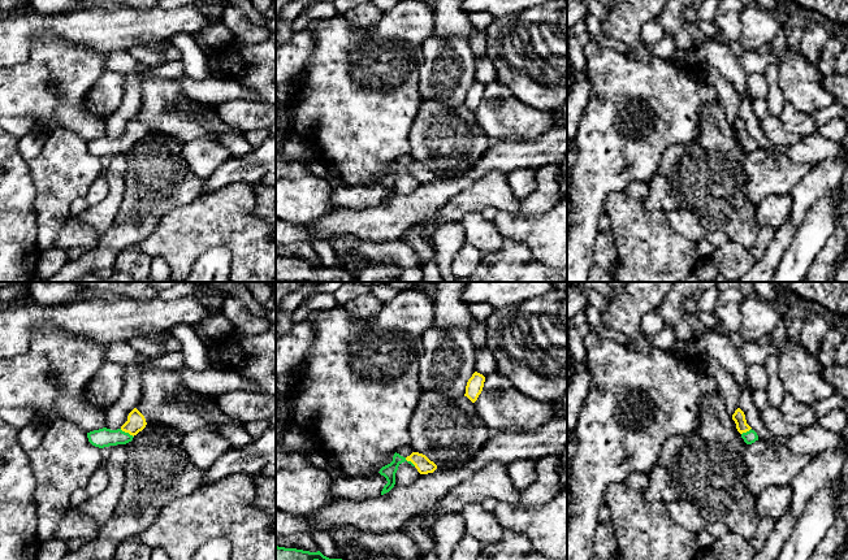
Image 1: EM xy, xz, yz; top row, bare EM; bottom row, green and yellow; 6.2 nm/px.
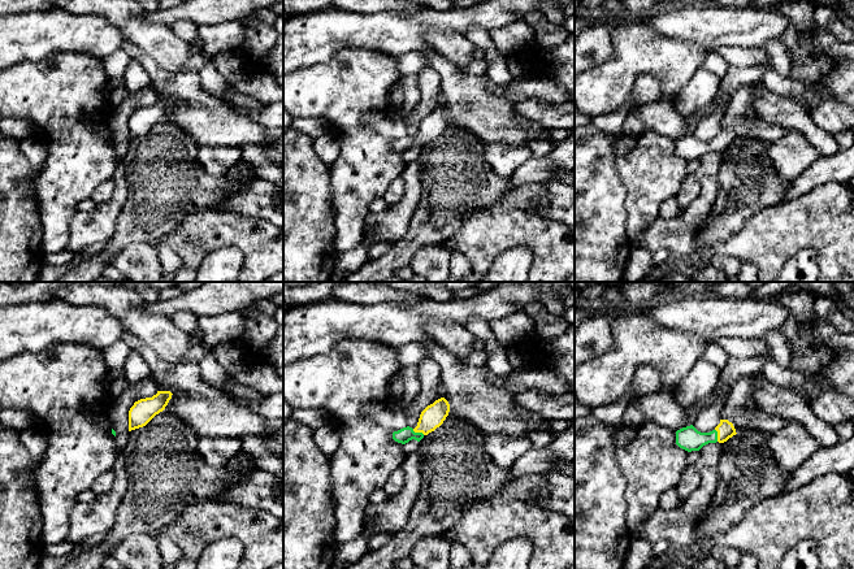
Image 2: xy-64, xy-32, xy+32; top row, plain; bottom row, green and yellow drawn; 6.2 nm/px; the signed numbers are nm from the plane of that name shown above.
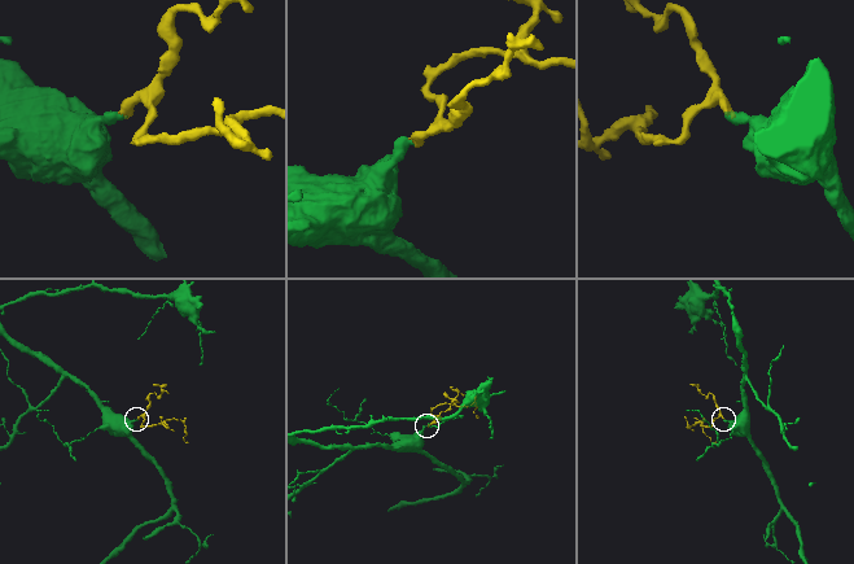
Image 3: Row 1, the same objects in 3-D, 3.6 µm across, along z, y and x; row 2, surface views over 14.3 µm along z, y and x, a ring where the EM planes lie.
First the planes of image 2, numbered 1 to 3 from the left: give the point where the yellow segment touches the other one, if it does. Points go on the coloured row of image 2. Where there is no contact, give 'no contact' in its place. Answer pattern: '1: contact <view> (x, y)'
1: no contact
2: contact xy-32 (419, 433)
3: contact xy+32 (716, 435)

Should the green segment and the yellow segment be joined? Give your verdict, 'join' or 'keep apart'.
join

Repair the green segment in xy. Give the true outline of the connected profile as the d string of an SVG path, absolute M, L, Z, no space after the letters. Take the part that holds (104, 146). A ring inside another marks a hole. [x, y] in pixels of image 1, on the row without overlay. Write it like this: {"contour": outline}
{"contour": "M134 117L129 125L127 130L117 139L111 139L107 136L94 139L87 142L88 151L99 157L126 153L133 149L133 147L146 136L147 131L144 125Z"}

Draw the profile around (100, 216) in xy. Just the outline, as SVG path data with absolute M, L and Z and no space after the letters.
M114 155L109 168L103 173L109 187L107 196L100 203L90 205L88 209L78 217L78 220L90 225L99 238L111 229L121 207L125 194L125 172L125 155Z

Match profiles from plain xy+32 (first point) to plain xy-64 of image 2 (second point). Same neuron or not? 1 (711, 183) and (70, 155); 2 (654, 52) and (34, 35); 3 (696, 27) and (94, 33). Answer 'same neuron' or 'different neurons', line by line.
1: different neurons
2: different neurons
3: same neuron

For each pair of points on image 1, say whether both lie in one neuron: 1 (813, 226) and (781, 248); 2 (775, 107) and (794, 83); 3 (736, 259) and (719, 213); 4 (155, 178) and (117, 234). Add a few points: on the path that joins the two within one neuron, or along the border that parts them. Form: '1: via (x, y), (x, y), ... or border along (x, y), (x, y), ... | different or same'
1: border along (805, 215), (792, 243), (783, 254), (777, 268) | different
2: border along (778, 66), (778, 87), (786, 100) | different
3: border along (730, 239), (749, 250) | different
4: via (150, 192), (142, 209), (132, 220) | same

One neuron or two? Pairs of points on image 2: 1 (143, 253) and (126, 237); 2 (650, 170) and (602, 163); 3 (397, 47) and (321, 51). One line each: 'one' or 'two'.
1: two
2: two
3: one

